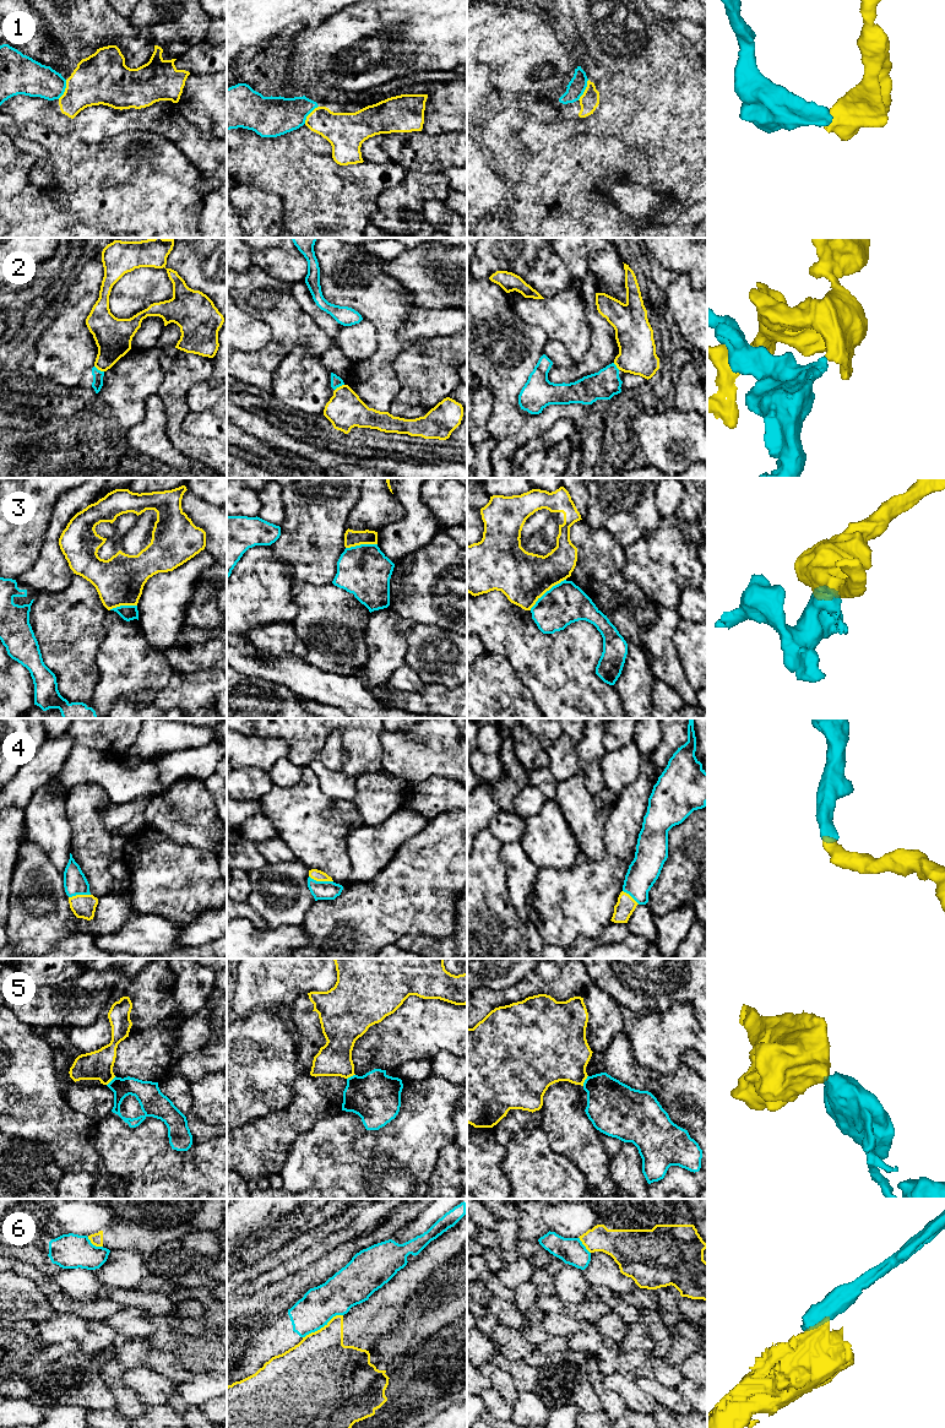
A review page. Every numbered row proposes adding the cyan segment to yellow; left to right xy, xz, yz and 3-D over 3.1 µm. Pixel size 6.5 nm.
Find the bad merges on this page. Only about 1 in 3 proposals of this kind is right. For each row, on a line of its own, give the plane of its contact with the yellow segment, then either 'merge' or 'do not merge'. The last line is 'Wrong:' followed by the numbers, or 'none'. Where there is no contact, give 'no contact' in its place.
1: contact in yz; merge
2: contact in xy; do not merge
3: contact in yz; do not merge
4: contact in xz; merge
5: contact in yz; do not merge
6: contact in xz; do not merge
Wrong: 2, 3, 5, 6

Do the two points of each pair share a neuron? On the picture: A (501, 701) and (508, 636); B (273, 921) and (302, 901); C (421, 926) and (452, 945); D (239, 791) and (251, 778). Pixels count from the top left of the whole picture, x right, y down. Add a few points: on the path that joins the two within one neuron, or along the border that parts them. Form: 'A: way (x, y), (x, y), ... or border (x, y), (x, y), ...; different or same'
A: border (484, 649), (500, 655), (522, 683); different
B: way (281, 913), (294, 906); same
C: border (454, 930), (450, 935), (443, 938), (413, 934); different
D: way (242, 788), (249, 781); same

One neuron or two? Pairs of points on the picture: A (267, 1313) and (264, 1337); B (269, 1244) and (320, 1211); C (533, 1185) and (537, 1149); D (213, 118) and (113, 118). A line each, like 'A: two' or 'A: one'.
A: two
B: one
C: one
D: two

